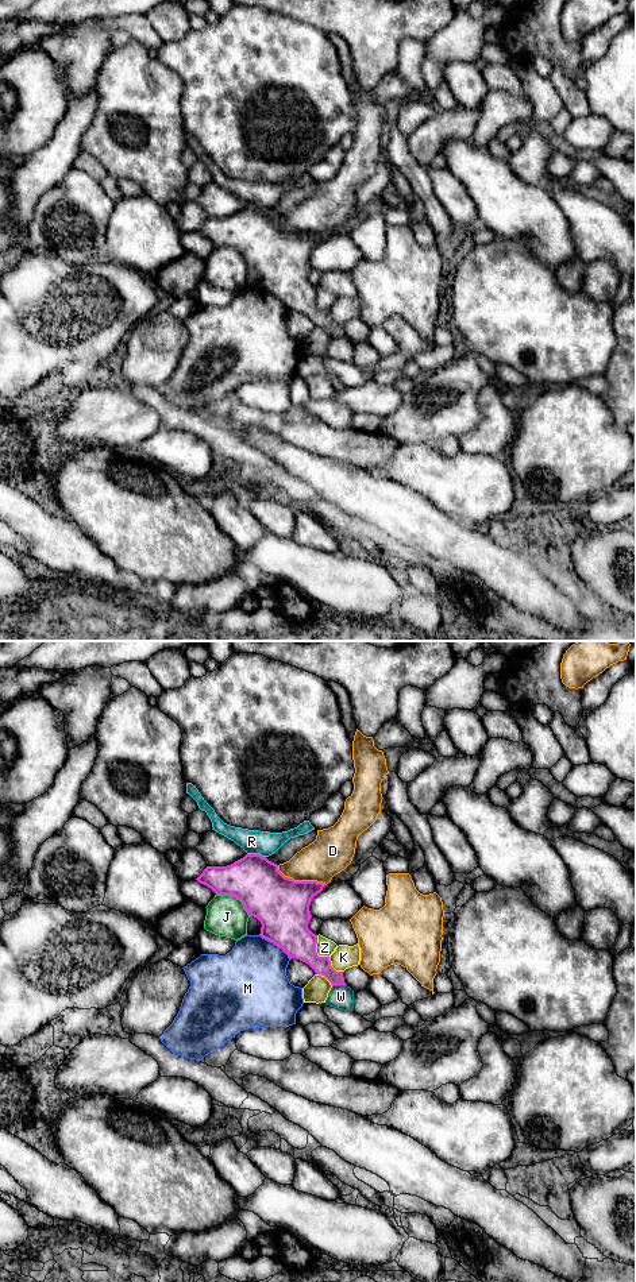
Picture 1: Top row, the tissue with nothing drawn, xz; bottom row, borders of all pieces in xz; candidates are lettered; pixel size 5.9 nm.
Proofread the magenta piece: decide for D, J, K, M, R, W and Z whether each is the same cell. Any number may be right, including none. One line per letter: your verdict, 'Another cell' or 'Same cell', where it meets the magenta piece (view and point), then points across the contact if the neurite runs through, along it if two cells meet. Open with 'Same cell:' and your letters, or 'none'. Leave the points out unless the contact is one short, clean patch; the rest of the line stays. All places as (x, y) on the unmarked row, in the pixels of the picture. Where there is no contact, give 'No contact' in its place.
Same cell: W
D: Another cell. Touches magenta at xz (300, 234)
J: Another cell. Touches magenta at xz (235, 248)
K: Another cell. Touches magenta at xz (331, 319)
M: Another cell. Touches magenta at xz (276, 296)
R: Another cell. Touches magenta at xz (257, 207)
W: Same cell. Touches magenta at xz (338, 336). Path across: xz (322, 317), (338, 336), (340, 348)
Z: Another cell. Touches magenta at xz (315, 302)

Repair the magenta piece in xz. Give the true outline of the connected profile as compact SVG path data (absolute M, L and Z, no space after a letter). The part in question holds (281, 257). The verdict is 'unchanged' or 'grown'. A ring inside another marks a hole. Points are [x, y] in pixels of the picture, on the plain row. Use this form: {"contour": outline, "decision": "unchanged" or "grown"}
{"contour": "M246 206L227 219L207 219L196 232L216 247L239 251L248 267L261 274L262 290L324 328L332 337L325 356L354 362L354 343L346 337L343 324L331 318L329 309L317 308L317 287L308 281L311 254L325 236L285 229L277 216L261 206Z", "decision": "grown"}

